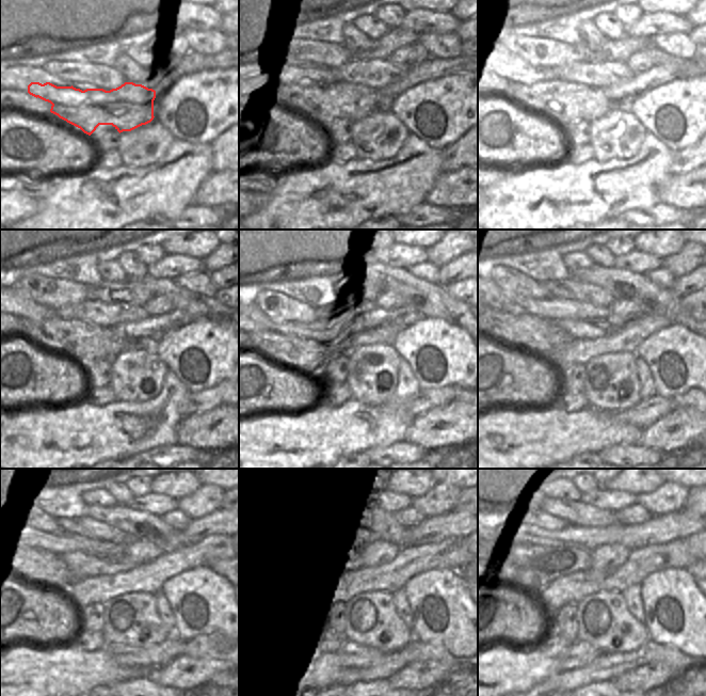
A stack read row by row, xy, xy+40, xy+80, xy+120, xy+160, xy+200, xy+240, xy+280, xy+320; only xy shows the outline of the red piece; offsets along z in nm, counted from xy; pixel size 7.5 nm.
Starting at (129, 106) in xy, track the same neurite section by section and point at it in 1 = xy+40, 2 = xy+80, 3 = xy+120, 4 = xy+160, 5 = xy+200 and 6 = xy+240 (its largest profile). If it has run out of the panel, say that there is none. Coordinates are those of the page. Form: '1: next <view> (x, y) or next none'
1: next xy+40 (322, 103)
2: next xy+80 (563, 103)
3: next xy+120 (84, 342)
4: next xy+160 (317, 339)
5: next xy+200 (542, 339)
6: next xy+240 (58, 575)

